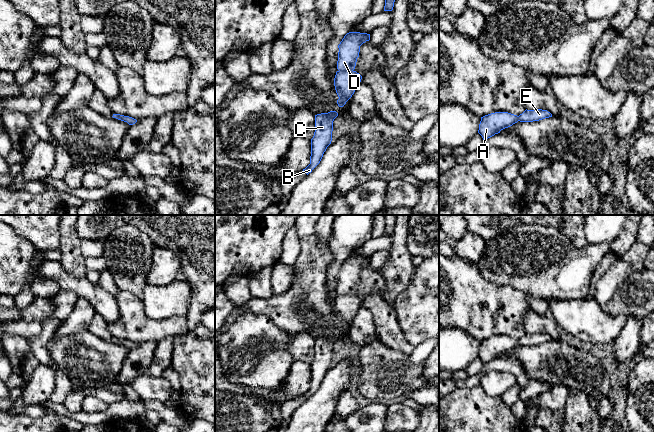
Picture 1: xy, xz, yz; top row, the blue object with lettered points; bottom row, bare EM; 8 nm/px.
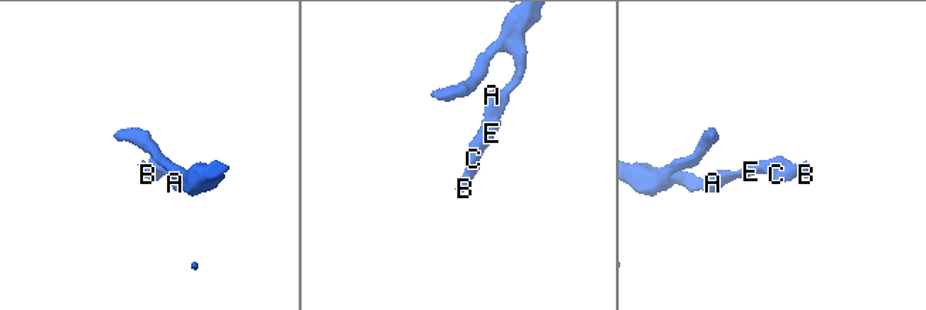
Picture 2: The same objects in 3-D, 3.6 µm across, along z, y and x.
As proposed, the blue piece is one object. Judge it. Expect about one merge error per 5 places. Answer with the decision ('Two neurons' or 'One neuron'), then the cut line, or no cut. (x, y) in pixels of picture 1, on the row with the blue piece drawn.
One neuron. No split

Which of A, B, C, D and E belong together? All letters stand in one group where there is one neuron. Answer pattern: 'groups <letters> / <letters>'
groups A B C D E

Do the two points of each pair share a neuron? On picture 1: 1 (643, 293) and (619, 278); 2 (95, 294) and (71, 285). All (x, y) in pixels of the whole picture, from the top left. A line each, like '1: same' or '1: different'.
1: different
2: same

